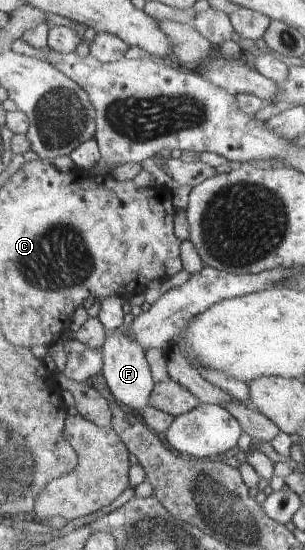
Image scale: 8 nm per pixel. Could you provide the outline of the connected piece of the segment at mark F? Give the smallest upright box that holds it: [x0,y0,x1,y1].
[103,315,156,413]

